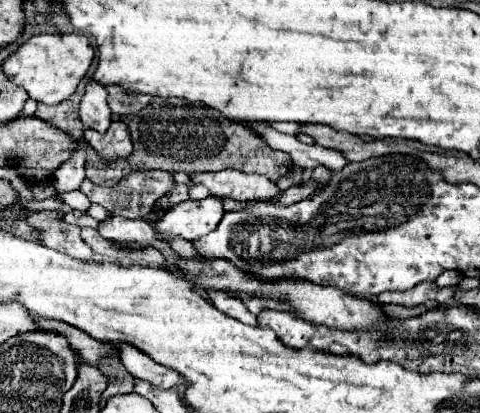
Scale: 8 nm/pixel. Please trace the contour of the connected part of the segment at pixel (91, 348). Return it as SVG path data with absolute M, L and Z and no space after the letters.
M41 318L39 320L39 326L41 326L41 330L51 330L51 332L63 334L69 340L71 348L87 364L93 364L95 366L101 356L115 354L115 346L113 344L101 344L99 340L93 340L93 338L85 336L85 332L81 332L79 328L69 328L69 324L61 324L59 320L45 320L45 318Z

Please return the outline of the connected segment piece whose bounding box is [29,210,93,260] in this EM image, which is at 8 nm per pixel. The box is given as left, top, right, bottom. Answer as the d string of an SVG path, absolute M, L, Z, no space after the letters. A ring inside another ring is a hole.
M51 210L31 212L29 226L39 234L43 246L67 252L73 258L89 260L93 256L93 250L81 238L81 228L65 224L61 212L51 212Z

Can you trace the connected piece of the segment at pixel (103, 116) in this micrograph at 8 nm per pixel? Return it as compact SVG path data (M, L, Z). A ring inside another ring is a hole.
M89 80L87 92L79 104L81 122L87 128L93 128L97 132L107 132L111 124L111 110L107 106L107 90L105 86Z

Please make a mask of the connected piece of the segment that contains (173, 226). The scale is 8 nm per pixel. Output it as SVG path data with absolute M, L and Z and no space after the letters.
M217 196L205 200L185 200L171 206L161 218L155 220L155 238L171 240L183 238L189 242L199 240L201 236L213 232L221 222L225 210Z

